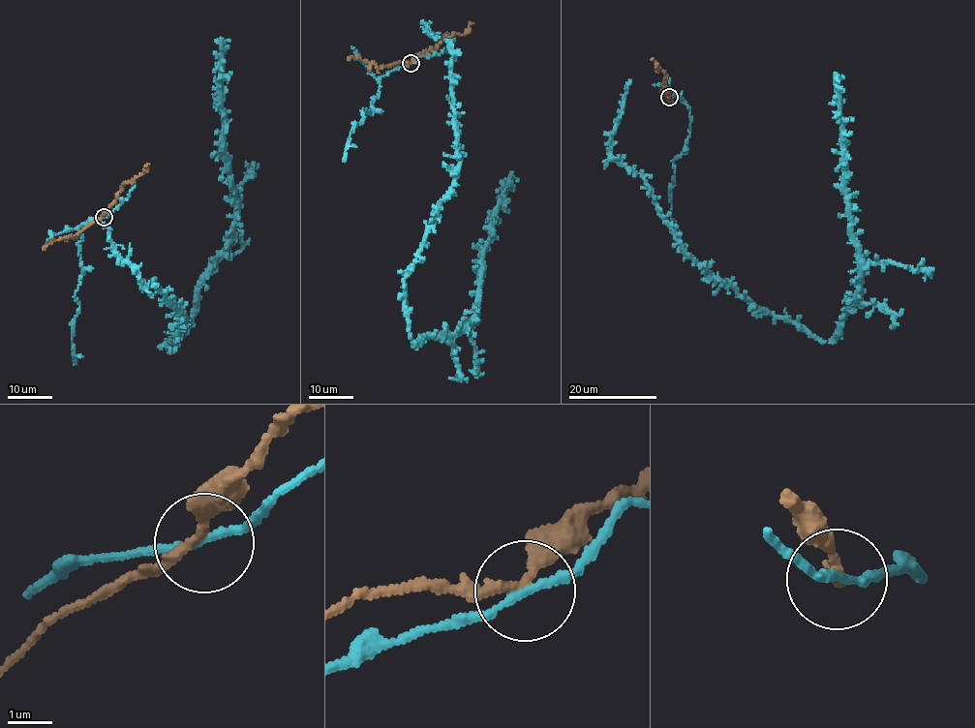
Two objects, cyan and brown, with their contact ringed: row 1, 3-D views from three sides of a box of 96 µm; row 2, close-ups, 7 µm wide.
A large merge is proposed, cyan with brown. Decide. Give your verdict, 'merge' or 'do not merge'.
do not merge

